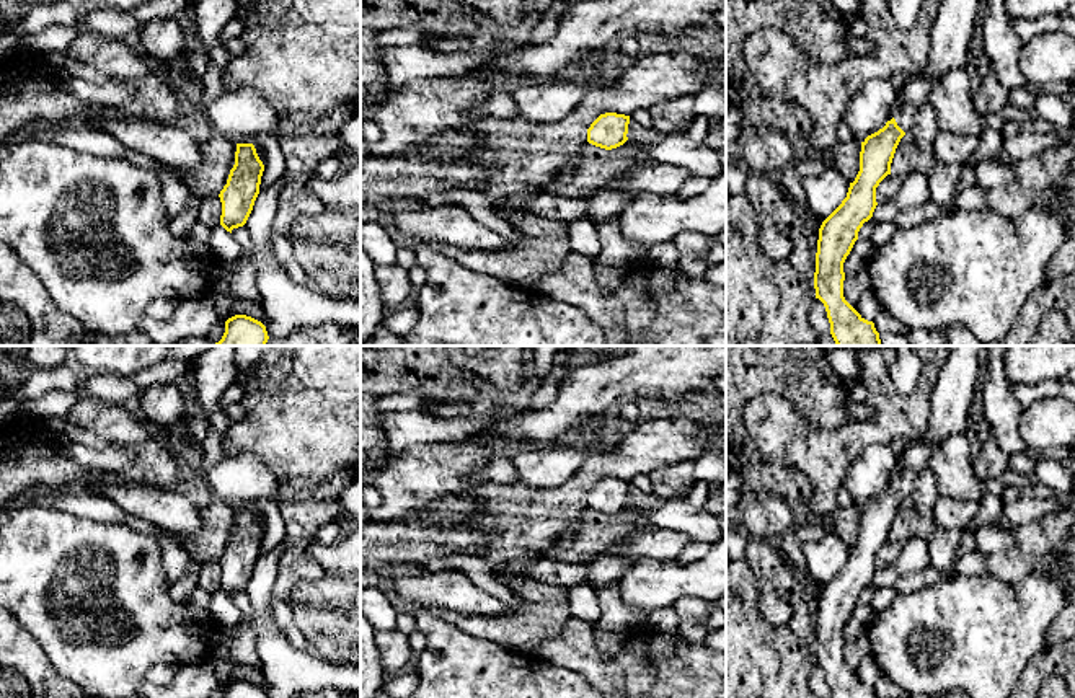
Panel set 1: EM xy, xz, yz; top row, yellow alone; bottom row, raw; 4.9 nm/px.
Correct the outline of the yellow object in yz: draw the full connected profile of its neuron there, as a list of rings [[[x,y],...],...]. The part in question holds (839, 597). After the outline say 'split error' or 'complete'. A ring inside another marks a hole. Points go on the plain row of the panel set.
[[[949,346],[949,357],[943,364],[931,391],[931,413],[925,432],[915,442],[909,444],[905,452],[899,457],[894,483],[887,486],[883,494],[861,507],[860,537],[855,546],[850,548],[847,563],[819,594],[814,654],[816,664],[825,672],[830,698],[878,698],[874,688],[865,685],[843,662],[843,628],[858,605],[860,594],[873,582],[878,571],[876,553],[891,540],[896,514],[900,504],[910,497],[917,476],[928,468],[935,445],[949,435],[966,432],[974,393],[980,385],[980,375],[979,346]]] | split error

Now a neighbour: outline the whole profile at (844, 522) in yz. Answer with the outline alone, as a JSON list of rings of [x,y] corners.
[[[855,504],[850,507],[838,507],[827,517],[829,532],[835,533],[847,546],[853,548],[860,537],[861,509]]]

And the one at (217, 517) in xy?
[[[204,496],[197,499],[197,510],[202,520],[201,533],[194,538],[175,540],[199,564],[219,561],[235,530],[237,509],[220,499]]]

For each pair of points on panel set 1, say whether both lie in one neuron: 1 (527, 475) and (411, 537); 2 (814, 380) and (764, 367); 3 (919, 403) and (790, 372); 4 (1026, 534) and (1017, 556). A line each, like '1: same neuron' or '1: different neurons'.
1: different neurons
2: same neuron
3: different neurons
4: same neuron

